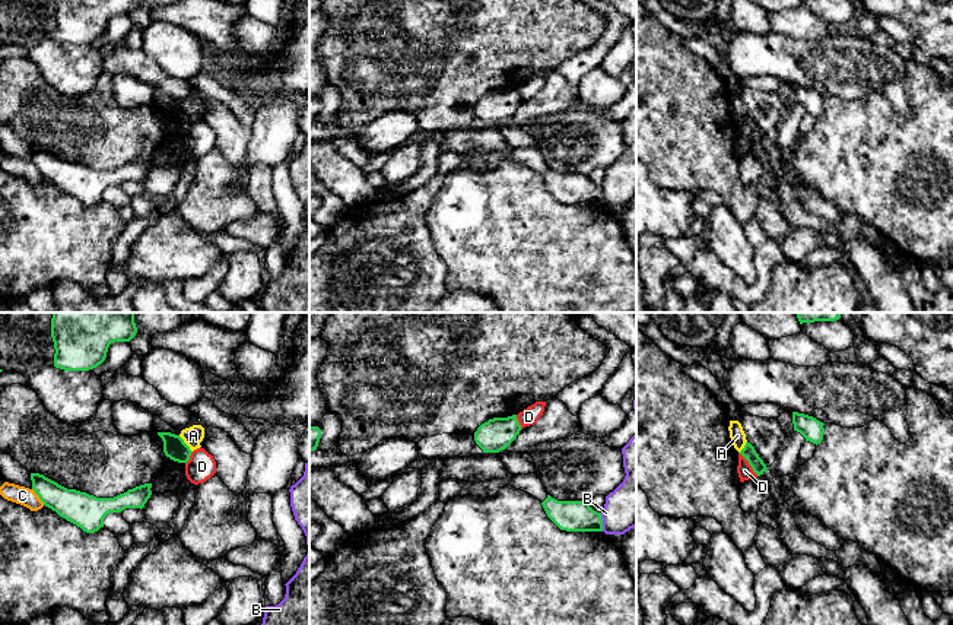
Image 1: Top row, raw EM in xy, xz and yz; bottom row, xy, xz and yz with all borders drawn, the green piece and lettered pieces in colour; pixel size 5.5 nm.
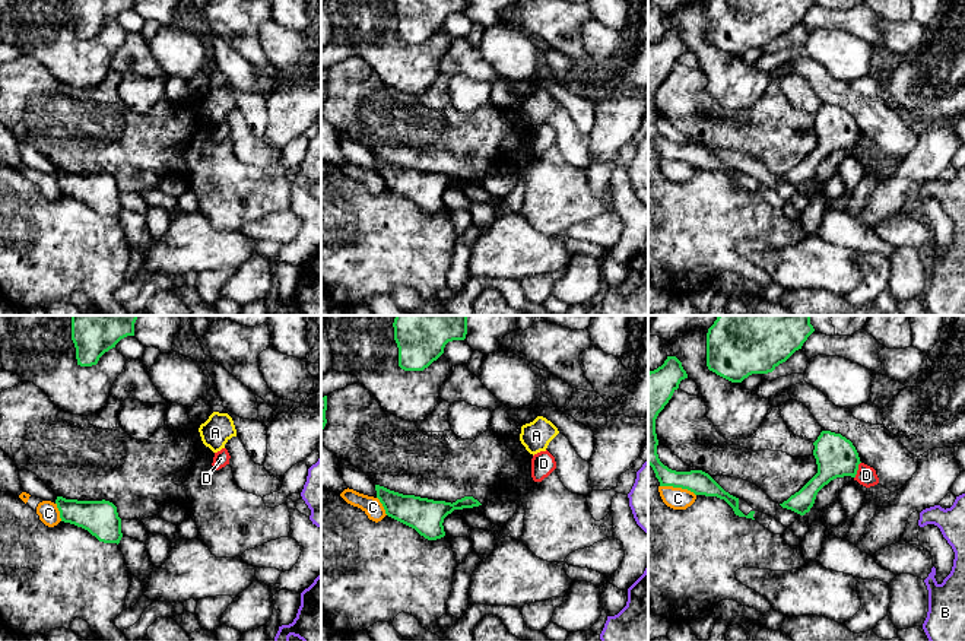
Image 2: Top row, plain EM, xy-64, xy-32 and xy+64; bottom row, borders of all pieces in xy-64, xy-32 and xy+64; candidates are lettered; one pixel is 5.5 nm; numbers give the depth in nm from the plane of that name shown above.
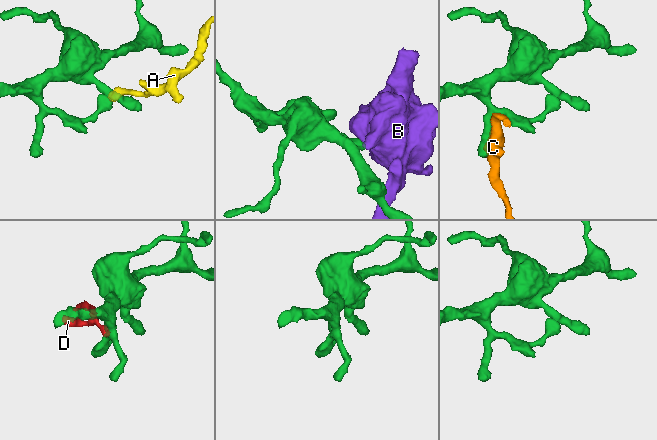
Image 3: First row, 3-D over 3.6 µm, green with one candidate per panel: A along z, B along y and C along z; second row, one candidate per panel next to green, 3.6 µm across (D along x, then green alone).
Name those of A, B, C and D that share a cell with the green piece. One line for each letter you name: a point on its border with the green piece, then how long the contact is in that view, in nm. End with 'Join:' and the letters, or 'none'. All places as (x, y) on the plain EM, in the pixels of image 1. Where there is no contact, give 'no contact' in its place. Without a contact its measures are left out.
Join: none

